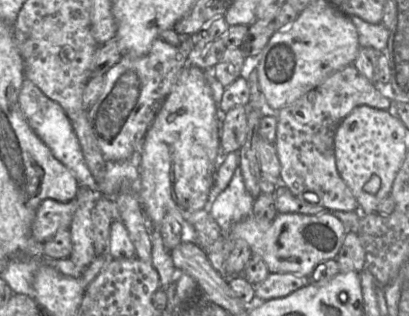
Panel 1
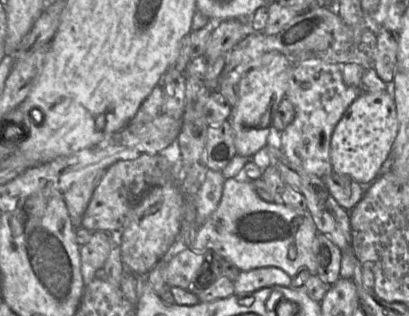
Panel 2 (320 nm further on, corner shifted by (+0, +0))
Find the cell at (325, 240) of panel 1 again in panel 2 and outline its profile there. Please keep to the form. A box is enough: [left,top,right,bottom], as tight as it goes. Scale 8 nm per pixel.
[190,175,318,278]

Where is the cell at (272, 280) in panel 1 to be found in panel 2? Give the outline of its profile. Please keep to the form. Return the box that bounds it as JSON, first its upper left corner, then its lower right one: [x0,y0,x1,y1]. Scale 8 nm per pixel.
[234,267,292,295]

